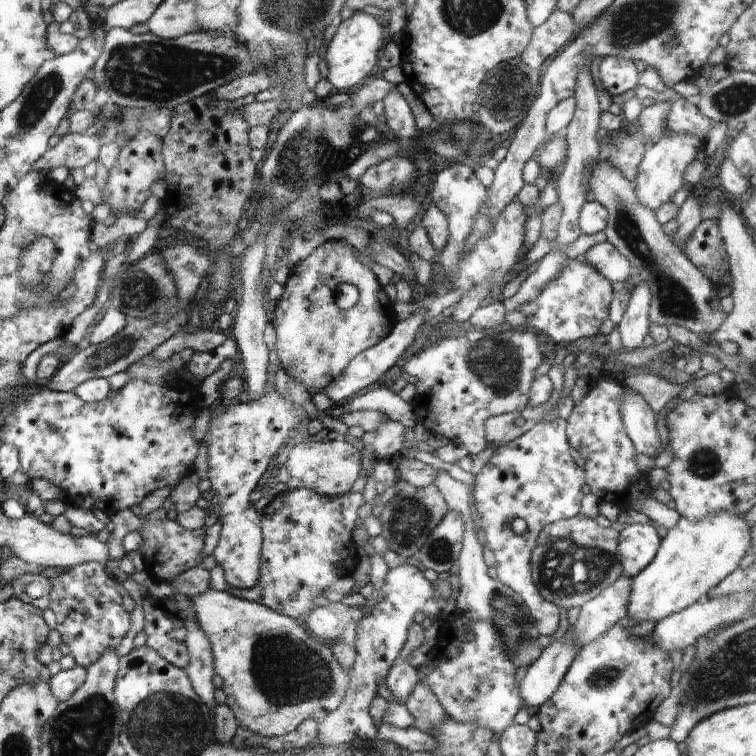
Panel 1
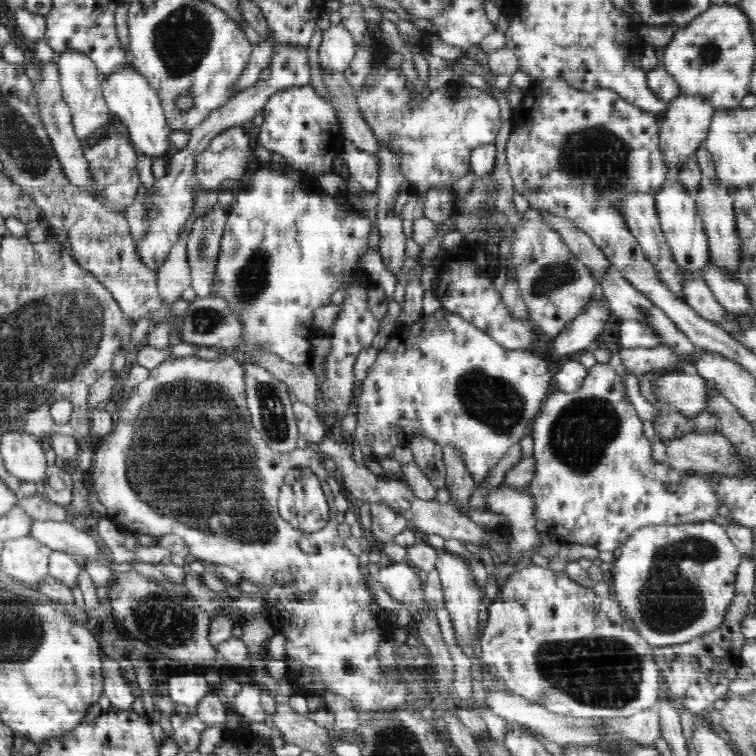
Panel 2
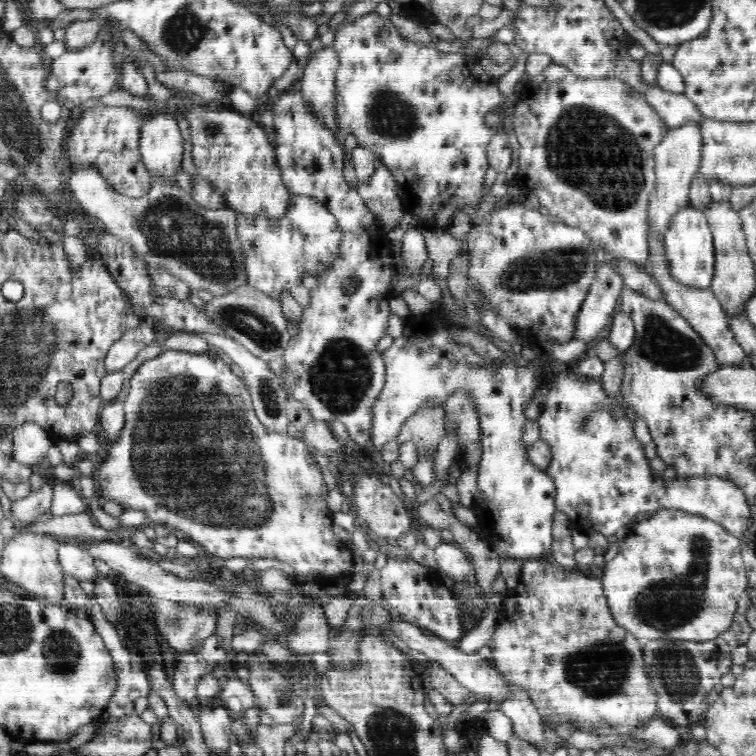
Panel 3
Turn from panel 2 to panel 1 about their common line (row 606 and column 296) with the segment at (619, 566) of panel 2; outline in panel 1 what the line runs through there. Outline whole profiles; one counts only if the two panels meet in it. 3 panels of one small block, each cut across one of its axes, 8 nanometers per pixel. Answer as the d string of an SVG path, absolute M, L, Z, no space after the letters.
M209 588L190 600L197 620L209 638L215 674L223 680L222 690L226 693L226 704L240 727L263 737L281 737L295 731L306 719L321 723L343 704L351 683L351 670L345 669L334 658L330 645L316 639L304 624L263 604L242 600L225 591Z

